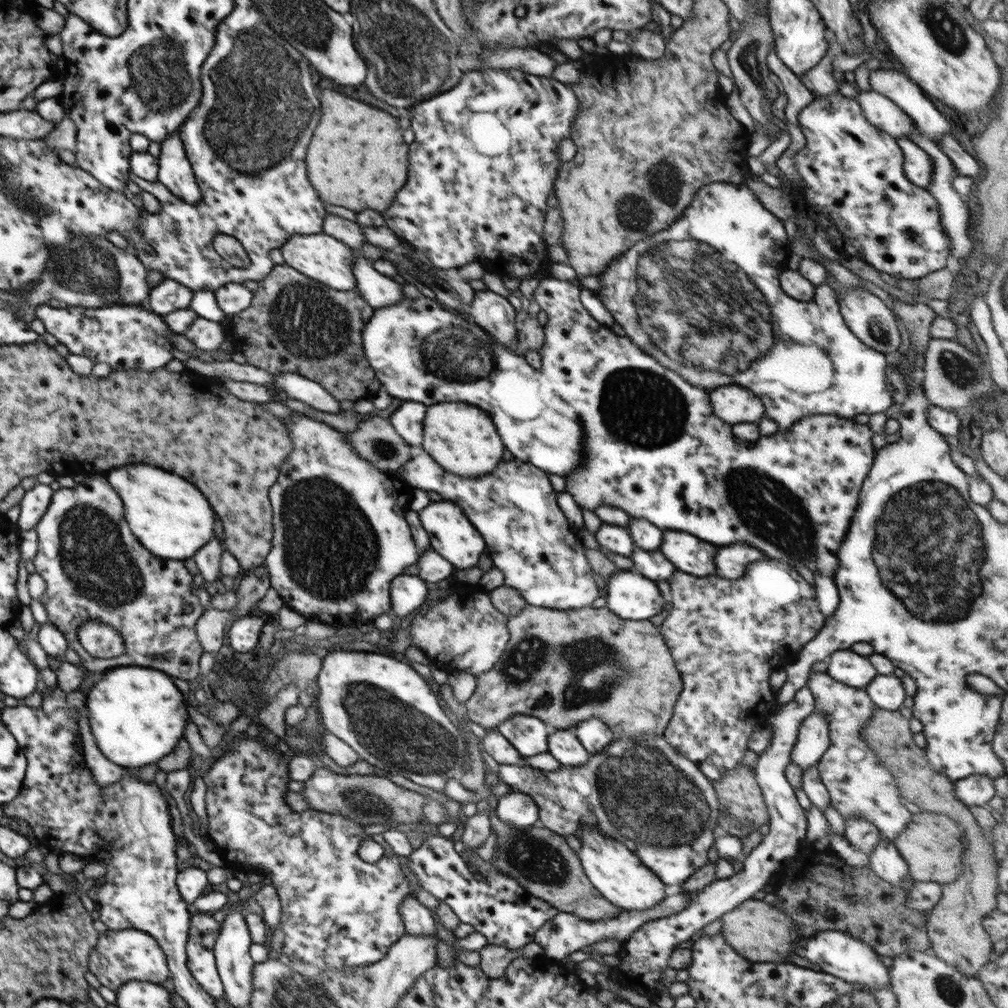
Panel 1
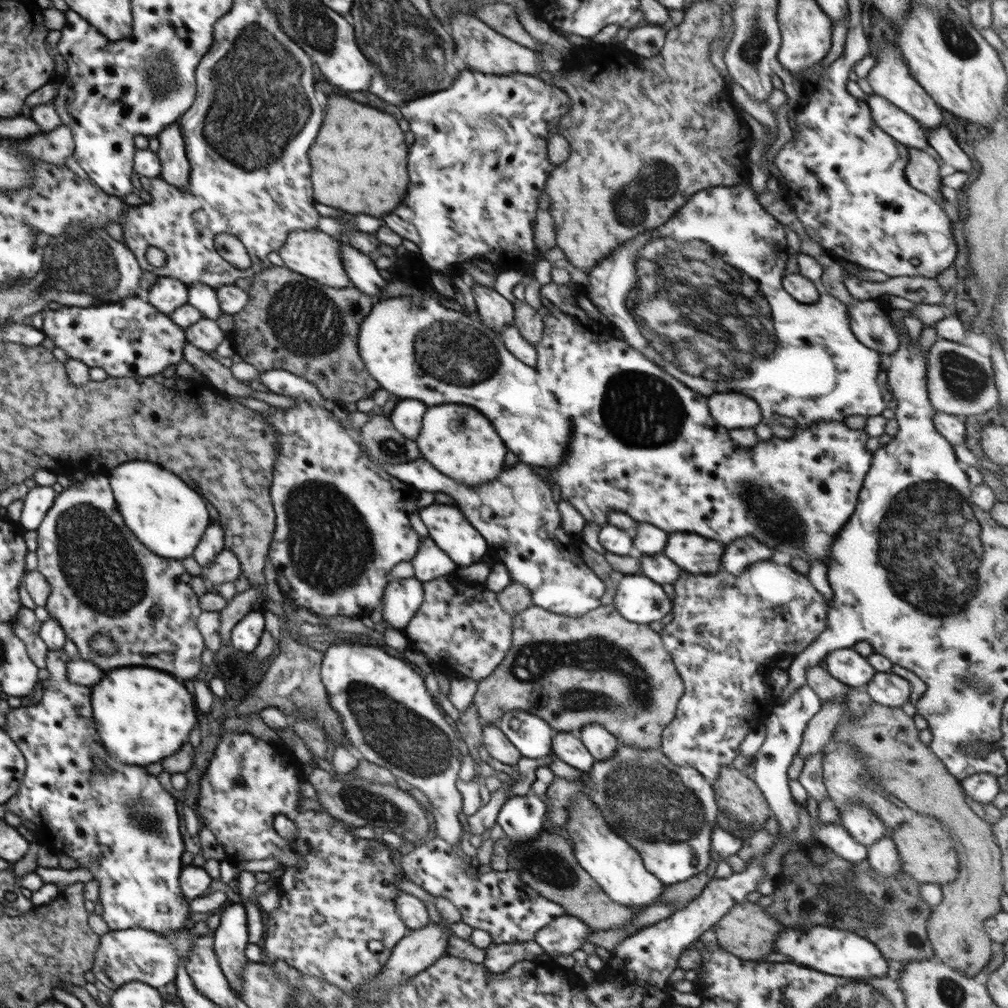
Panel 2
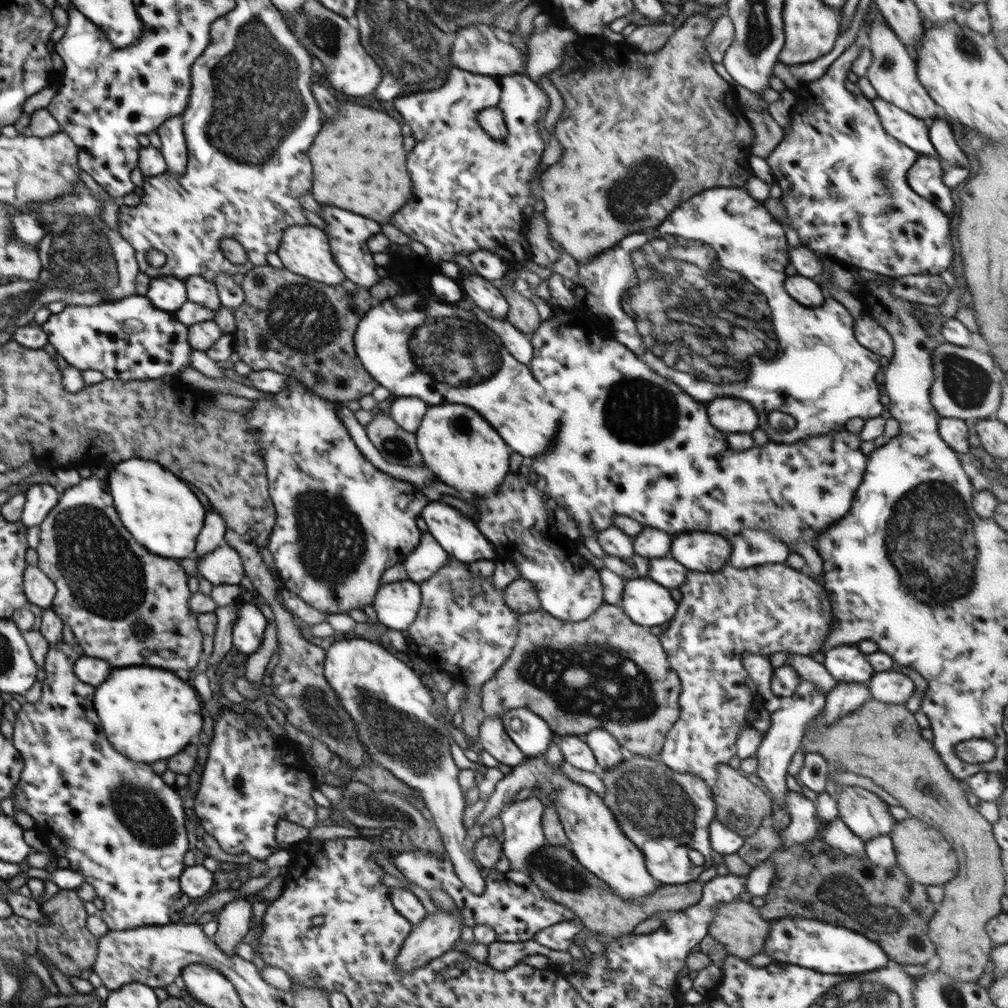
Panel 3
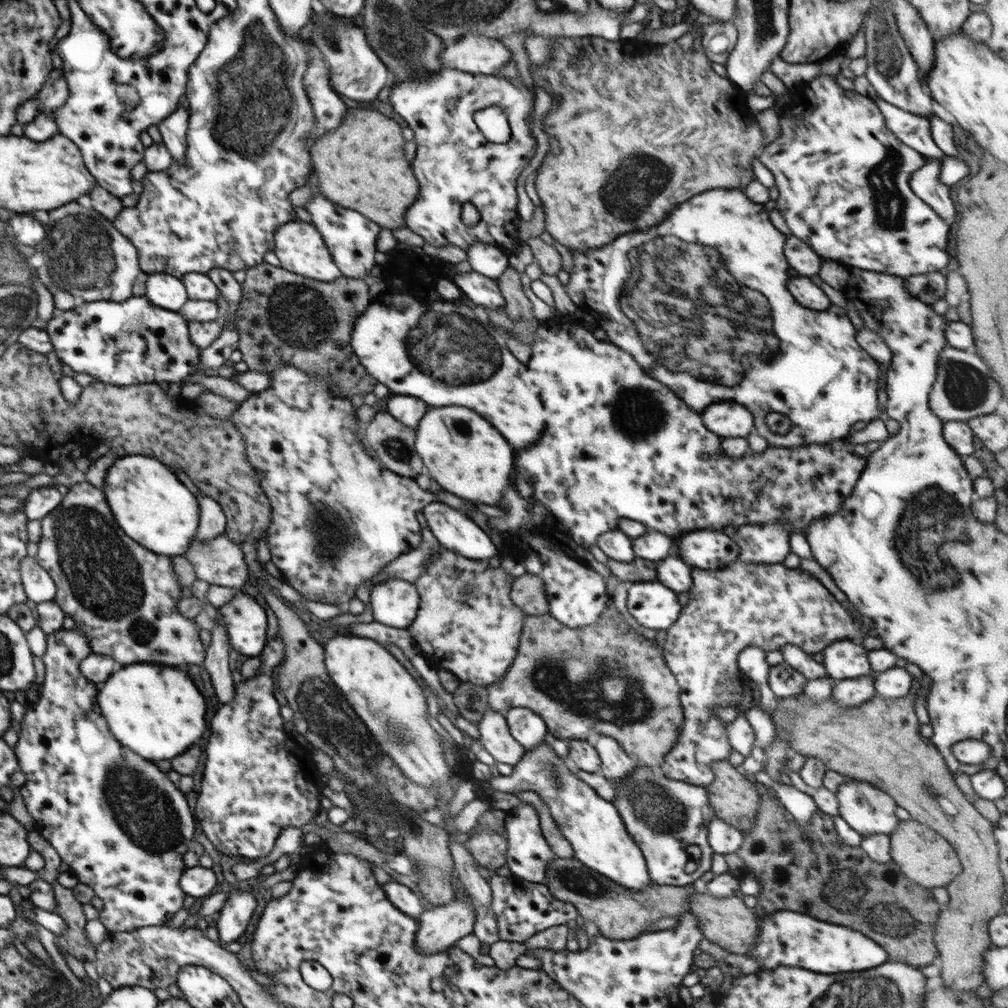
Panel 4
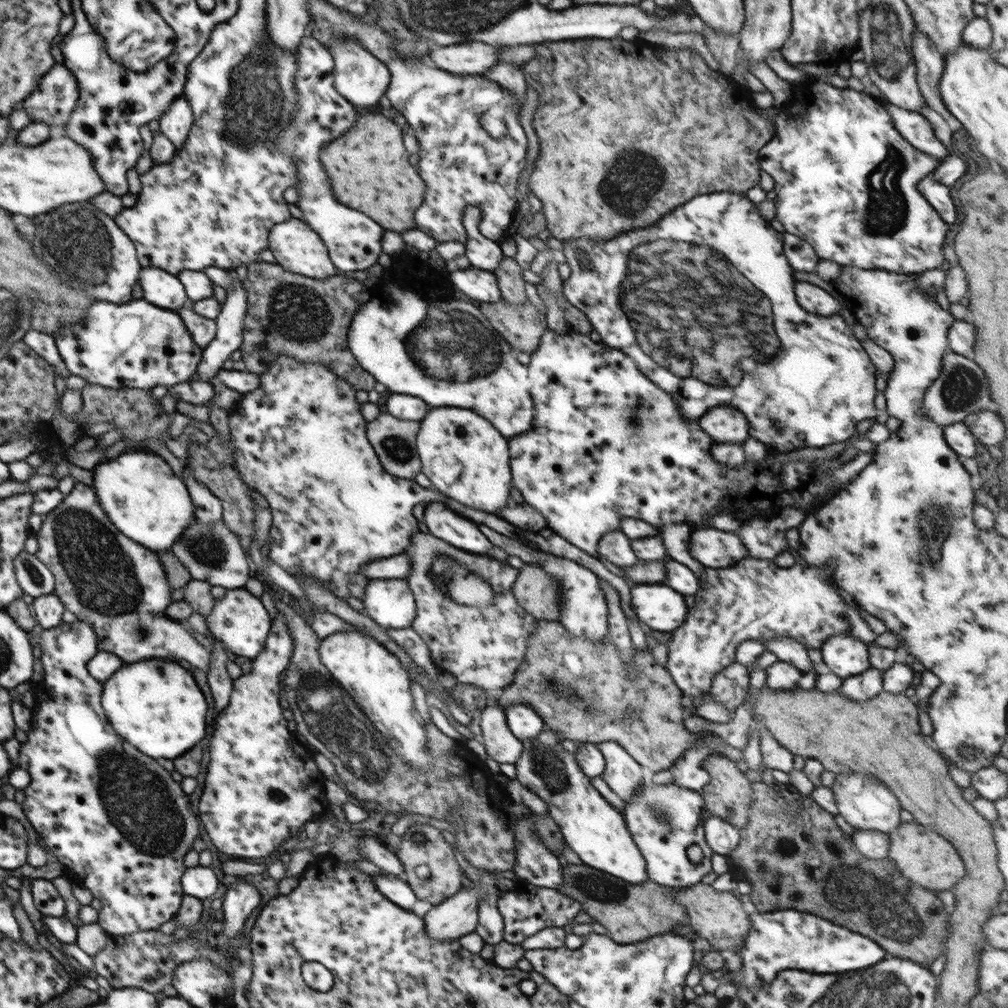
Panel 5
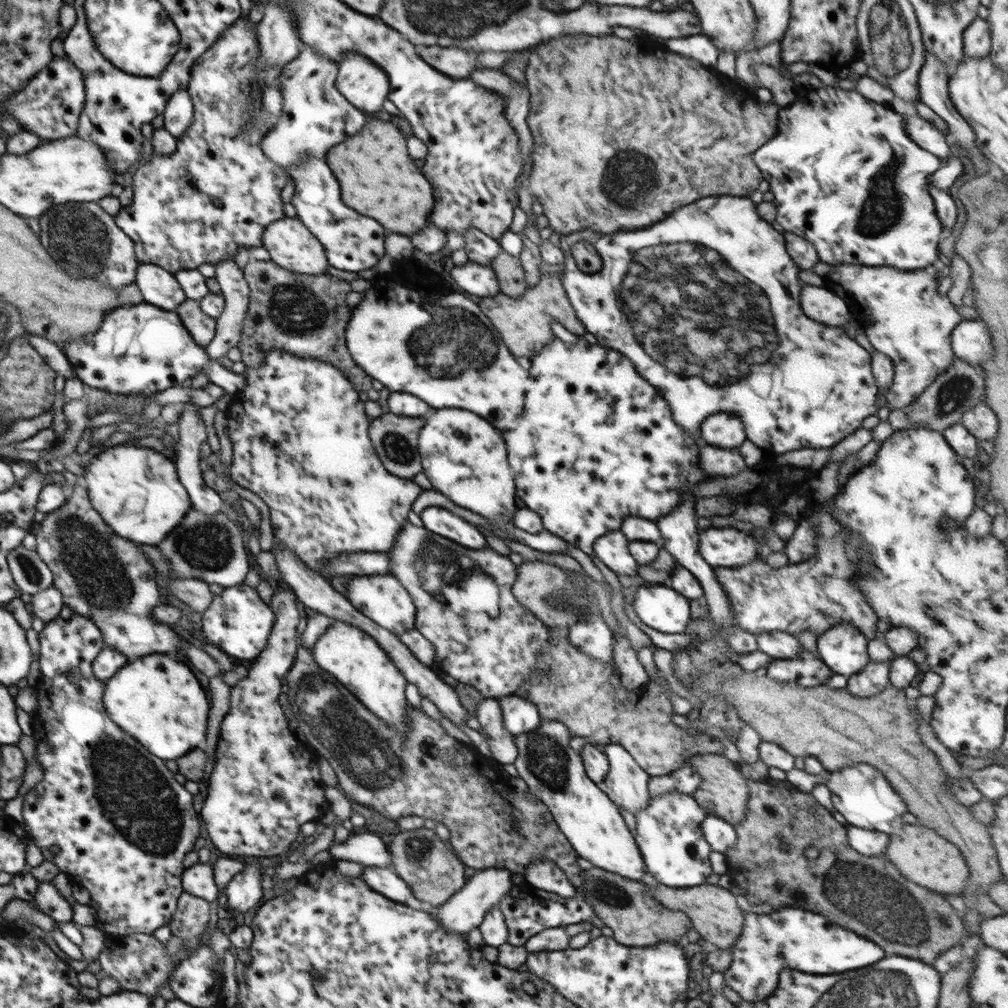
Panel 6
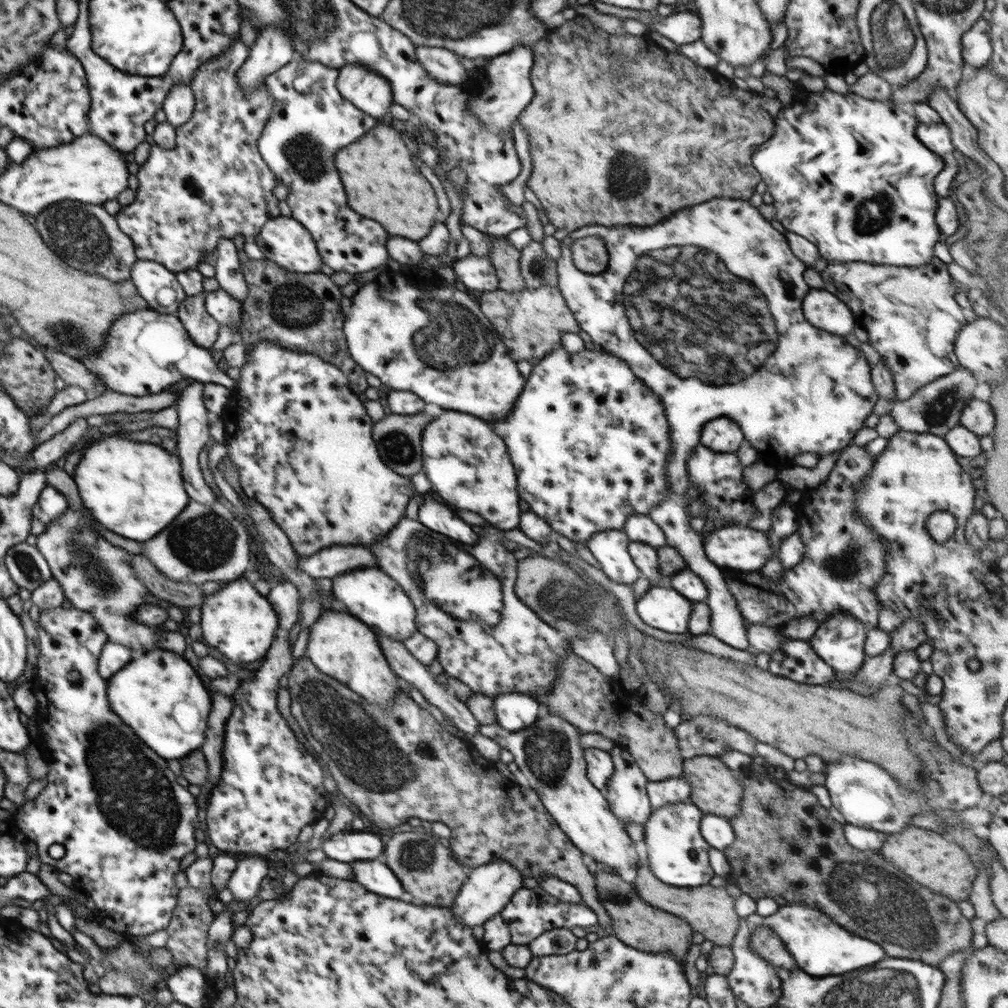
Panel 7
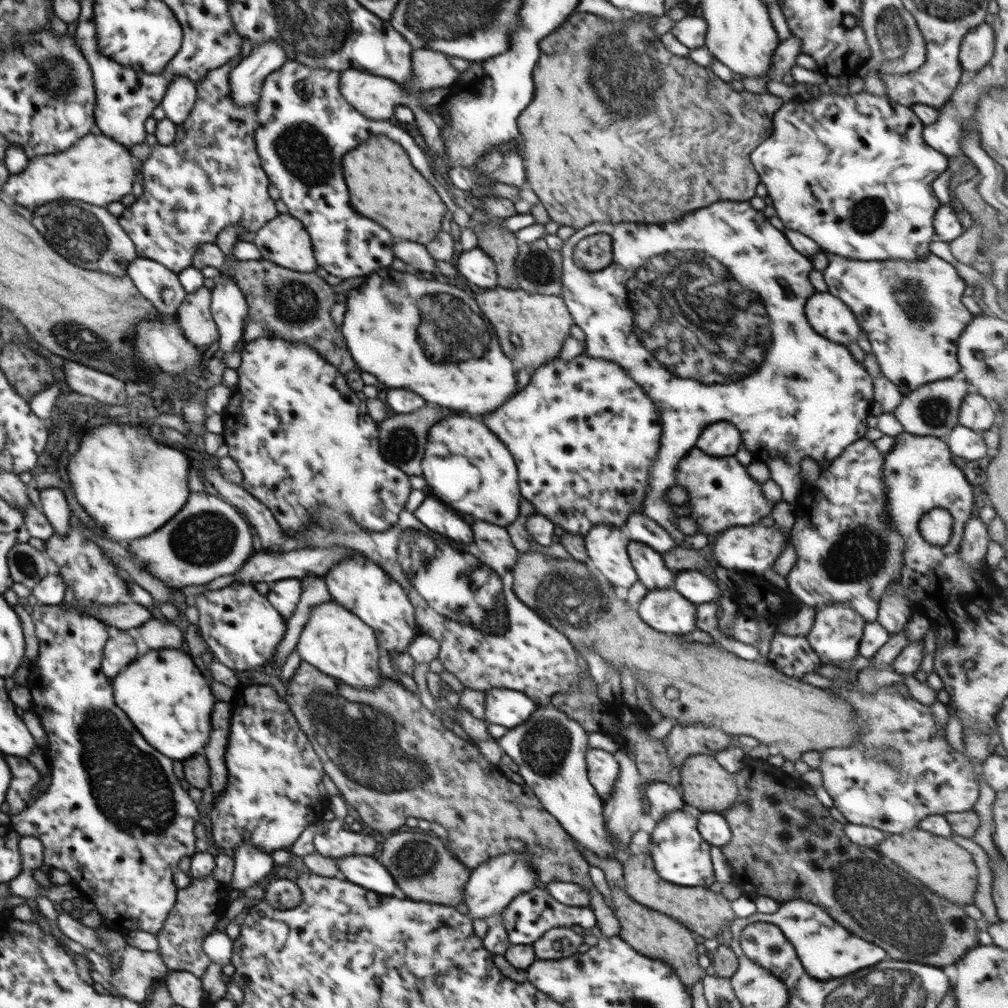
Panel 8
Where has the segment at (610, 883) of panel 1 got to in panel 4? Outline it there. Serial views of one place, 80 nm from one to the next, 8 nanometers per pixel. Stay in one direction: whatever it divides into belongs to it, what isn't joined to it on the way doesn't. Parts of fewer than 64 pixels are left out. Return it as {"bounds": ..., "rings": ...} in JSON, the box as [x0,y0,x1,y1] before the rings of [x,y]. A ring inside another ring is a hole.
{"bounds":[488,741,653,892],"rings":[[[542,741],[536,750],[526,751],[510,776],[492,777],[488,783],[493,791],[517,794],[532,791],[550,808],[556,825],[570,842],[574,857],[584,866],[614,880],[630,892],[642,892],[653,883],[647,864],[634,839],[624,827],[617,808],[600,797],[566,766],[569,761],[556,756],[549,741]]]}

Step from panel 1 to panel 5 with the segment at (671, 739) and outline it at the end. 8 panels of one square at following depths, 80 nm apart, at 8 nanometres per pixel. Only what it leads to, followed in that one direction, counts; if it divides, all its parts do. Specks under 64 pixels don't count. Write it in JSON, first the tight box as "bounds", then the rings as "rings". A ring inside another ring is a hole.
{"bounds":[652,557,877,791],"rings":[[[748,557],[726,568],[705,567],[703,578],[698,578],[699,589],[694,596],[696,606],[689,609],[684,622],[671,633],[672,638],[667,644],[669,653],[665,667],[683,692],[684,705],[693,706],[690,698],[694,700],[709,695],[713,678],[737,660],[736,647],[745,640],[757,640],[765,646],[770,639],[790,637],[806,648],[819,649],[829,636],[849,632],[867,644],[873,642],[877,634],[860,615],[863,608],[853,608],[844,601],[847,592],[834,582],[832,576],[830,565],[821,567],[797,562],[784,568],[778,567],[774,561]],[[699,730],[692,732],[697,738],[692,749],[684,752],[684,755],[674,763],[674,767],[656,773],[652,782],[654,785],[674,784],[692,791],[702,791],[706,784],[710,783],[710,775],[704,769],[704,762],[710,756],[720,756],[714,749],[713,738],[718,737],[711,730]]]}

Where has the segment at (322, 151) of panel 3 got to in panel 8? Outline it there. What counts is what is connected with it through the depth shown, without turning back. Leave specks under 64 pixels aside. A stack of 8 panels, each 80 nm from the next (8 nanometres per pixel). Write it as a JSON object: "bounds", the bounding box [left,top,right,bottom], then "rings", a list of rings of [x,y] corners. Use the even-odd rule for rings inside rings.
{"bounds":[342,136,447,244],"rings":[[[372,136],[364,144],[360,144],[358,148],[354,148],[352,152],[344,156],[342,170],[344,170],[344,180],[350,188],[352,206],[362,216],[370,216],[370,220],[382,224],[394,236],[394,242],[412,240],[418,244],[428,244],[441,231],[440,224],[447,211],[446,205],[438,196],[438,192],[434,190],[434,186],[412,166],[408,154],[404,152],[400,144],[388,140],[386,136]]]}

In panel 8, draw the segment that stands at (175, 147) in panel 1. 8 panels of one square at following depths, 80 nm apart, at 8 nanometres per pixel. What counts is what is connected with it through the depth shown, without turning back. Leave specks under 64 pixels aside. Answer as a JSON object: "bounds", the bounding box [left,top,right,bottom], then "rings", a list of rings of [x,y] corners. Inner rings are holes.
{"bounds":[160,75,197,124],"rings":[[[178,75],[170,76],[168,83],[160,106],[165,110],[166,118],[174,124],[182,124],[195,107],[197,84],[185,76]]]}

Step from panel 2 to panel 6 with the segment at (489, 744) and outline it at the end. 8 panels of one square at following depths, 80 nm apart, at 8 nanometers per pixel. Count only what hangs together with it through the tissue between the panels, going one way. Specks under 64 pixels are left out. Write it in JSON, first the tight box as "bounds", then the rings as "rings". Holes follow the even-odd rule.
{"bounds":[474,699,518,766],"rings":[[[482,699],[476,705],[474,715],[490,743],[491,759],[503,766],[514,764],[518,758],[518,747],[514,744],[513,735],[504,728],[498,699]]]}

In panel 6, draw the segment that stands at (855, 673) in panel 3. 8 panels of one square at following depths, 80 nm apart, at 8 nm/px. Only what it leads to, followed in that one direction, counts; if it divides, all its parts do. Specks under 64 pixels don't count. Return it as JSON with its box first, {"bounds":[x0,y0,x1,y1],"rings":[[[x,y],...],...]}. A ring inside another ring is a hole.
{"bounds":[816,623,869,677],"rings":[[[840,623],[819,634],[816,646],[822,662],[832,672],[849,677],[869,663],[867,641],[852,623]]]}

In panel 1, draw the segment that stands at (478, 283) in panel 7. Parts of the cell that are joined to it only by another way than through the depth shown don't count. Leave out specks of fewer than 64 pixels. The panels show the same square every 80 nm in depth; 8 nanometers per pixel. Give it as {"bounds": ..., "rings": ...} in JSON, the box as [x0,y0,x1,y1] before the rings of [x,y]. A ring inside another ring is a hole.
{"bounds":[470,290,518,348],"rings":[[[488,290],[475,291],[474,300],[470,305],[471,317],[484,332],[488,332],[498,344],[510,348],[512,340],[518,338],[515,325],[518,312],[508,302],[495,292]]]}

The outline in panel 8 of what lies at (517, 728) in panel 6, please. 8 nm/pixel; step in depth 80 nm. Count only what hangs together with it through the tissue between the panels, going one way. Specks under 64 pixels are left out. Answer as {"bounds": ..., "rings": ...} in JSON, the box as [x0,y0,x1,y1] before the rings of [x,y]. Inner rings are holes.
{"bounds":[484,688,538,728],"rings":[[[489,688],[485,692],[484,716],[489,724],[514,728],[531,717],[538,705],[523,692]]]}

